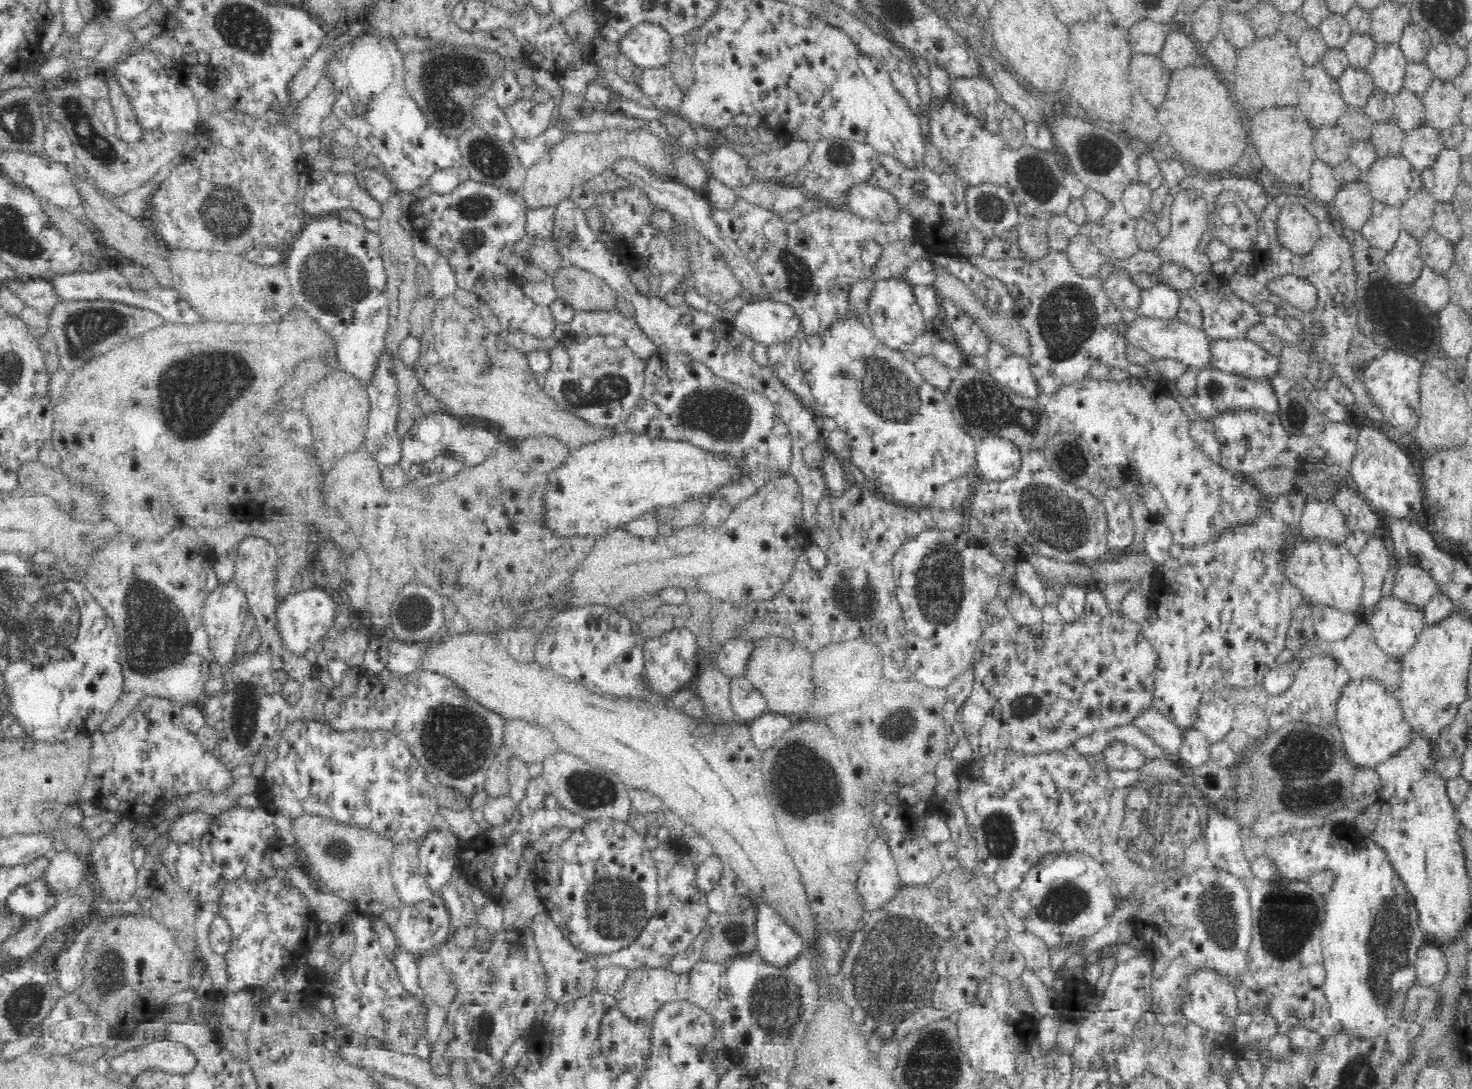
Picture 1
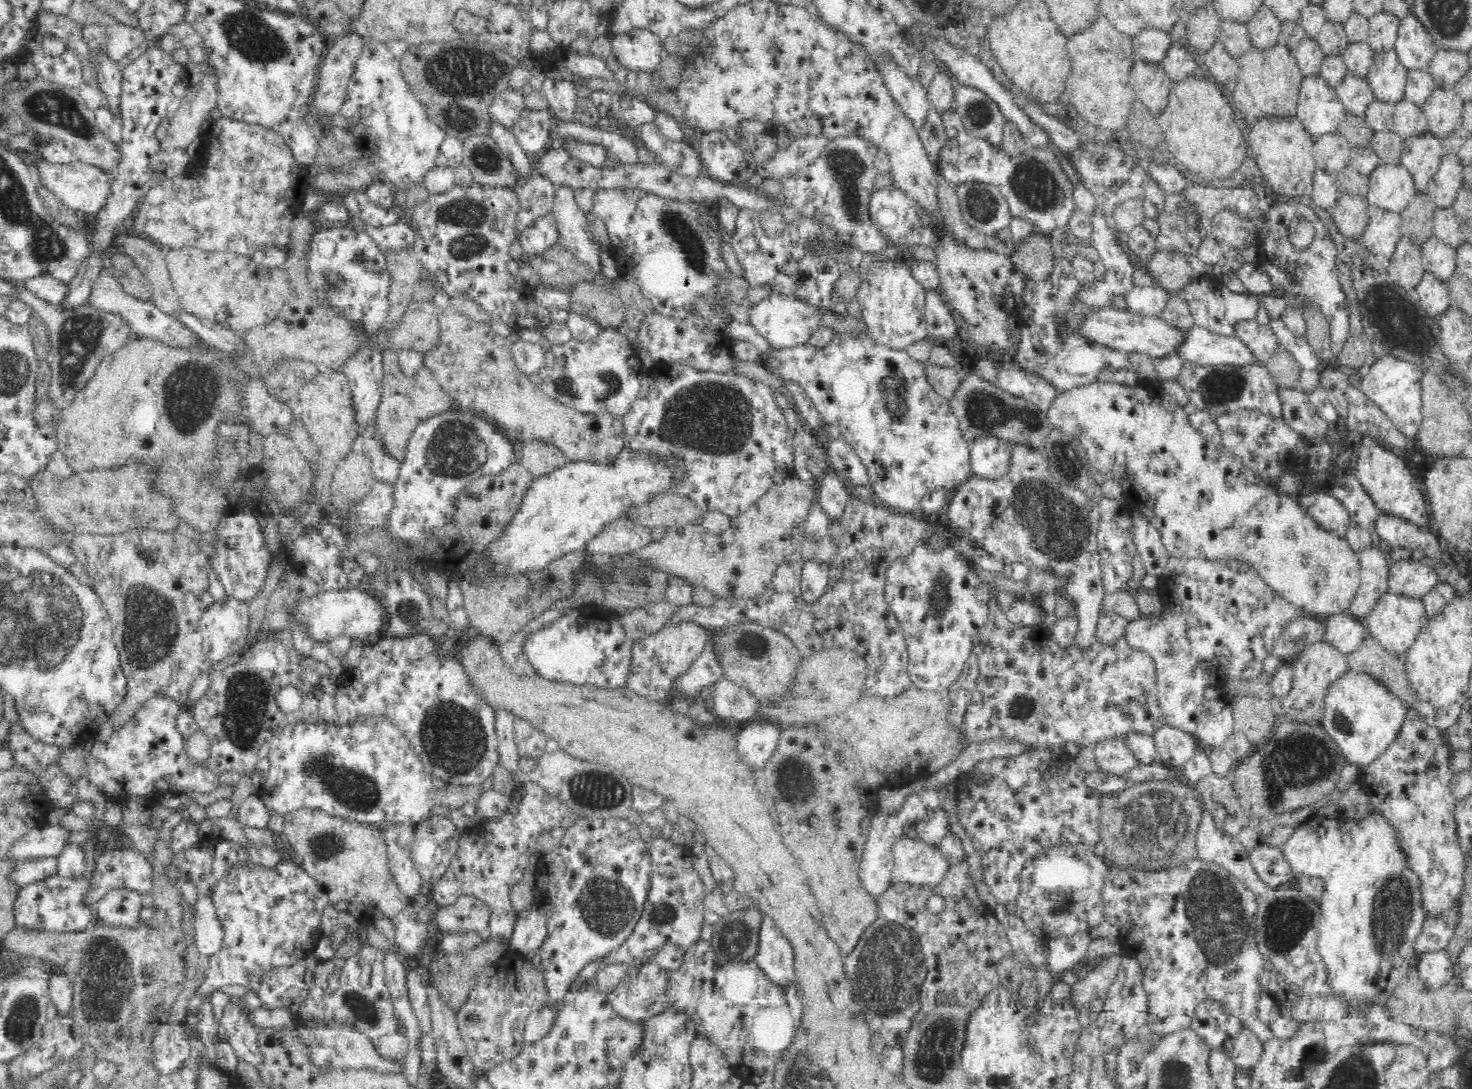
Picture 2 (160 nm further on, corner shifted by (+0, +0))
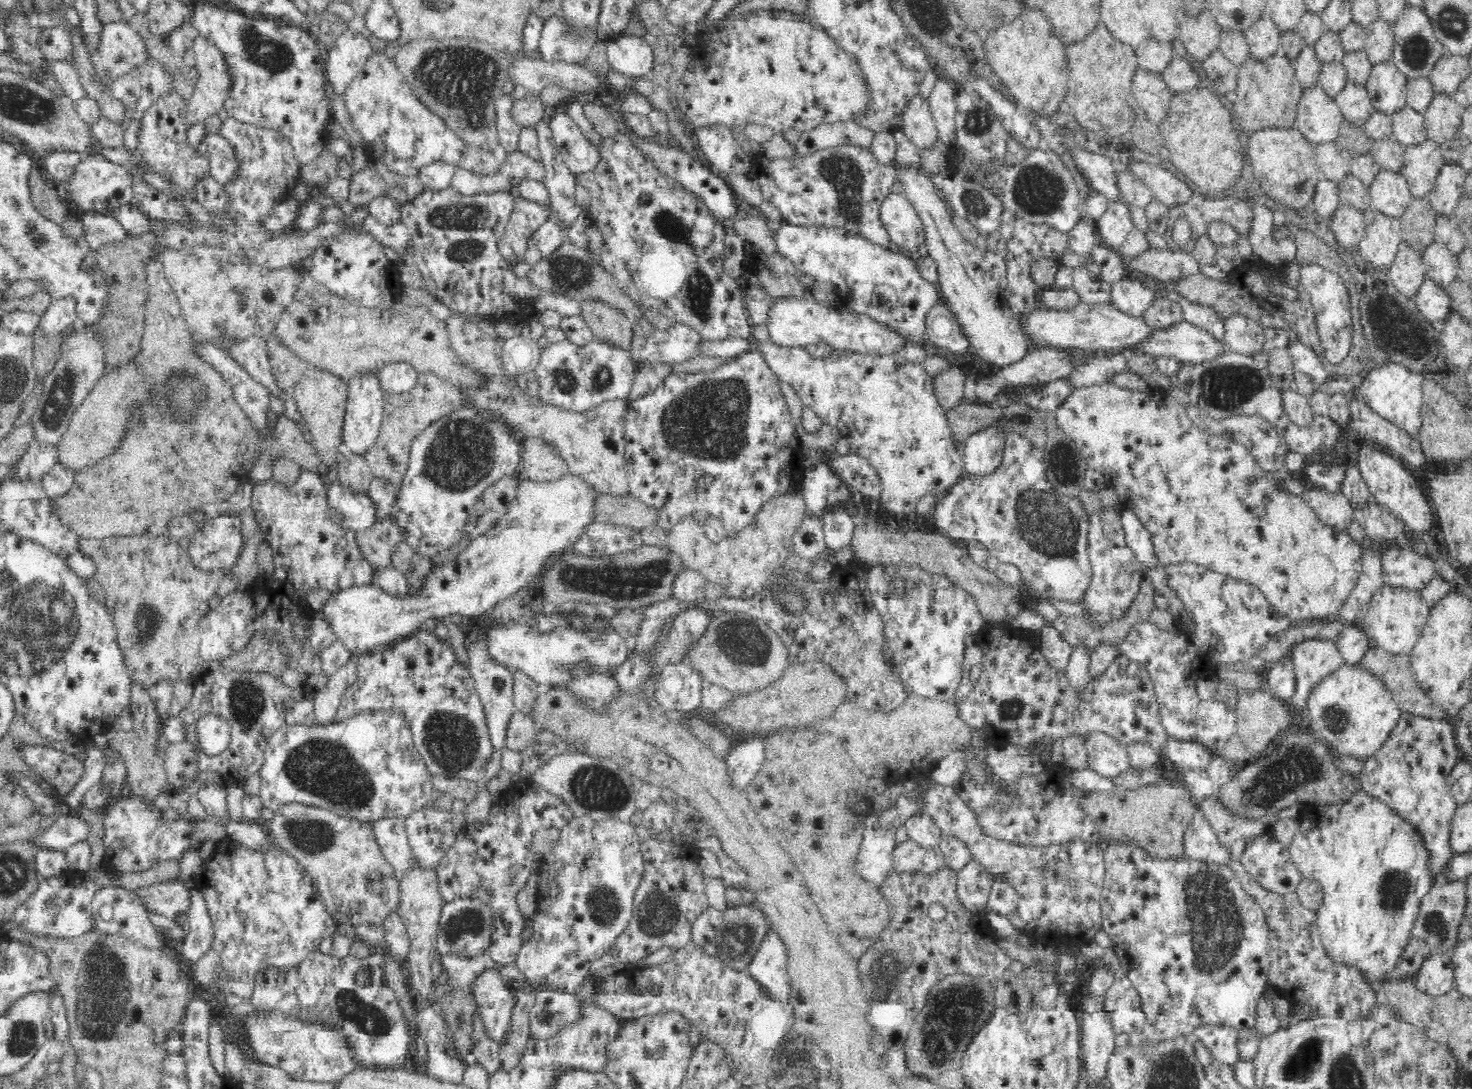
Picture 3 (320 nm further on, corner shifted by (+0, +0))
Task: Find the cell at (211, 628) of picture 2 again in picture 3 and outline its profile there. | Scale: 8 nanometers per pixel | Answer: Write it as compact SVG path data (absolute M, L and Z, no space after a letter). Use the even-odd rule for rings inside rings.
M305 470L296 484L284 487L274 479L264 480L254 484L251 496L251 506L254 518L260 527L261 533L270 544L274 557L274 574L272 578L264 580L262 590L254 590L249 596L238 593L228 594L222 598L220 606L209 610L206 616L199 620L200 655L204 661L222 662L230 658L231 652L241 650L250 637L261 628L274 628L282 633L282 644L286 646L286 653L290 655L290 666L296 672L311 676L321 672L321 657L314 653L314 649L304 644L297 644L291 638L291 616L299 615L311 610L307 604L307 592L316 588L323 588L330 593L340 592L354 586L373 584L374 569L370 563L362 559L362 553L356 545L357 533L352 530L343 530L333 522L330 517L330 507L327 503L327 489L315 471Z

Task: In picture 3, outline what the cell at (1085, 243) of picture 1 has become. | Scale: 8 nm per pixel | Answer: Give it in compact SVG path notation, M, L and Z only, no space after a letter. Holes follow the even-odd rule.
M1084 267L1073 268L1072 280L1072 288L1078 294L1080 303L1093 306L1112 302L1111 284L1091 276Z

